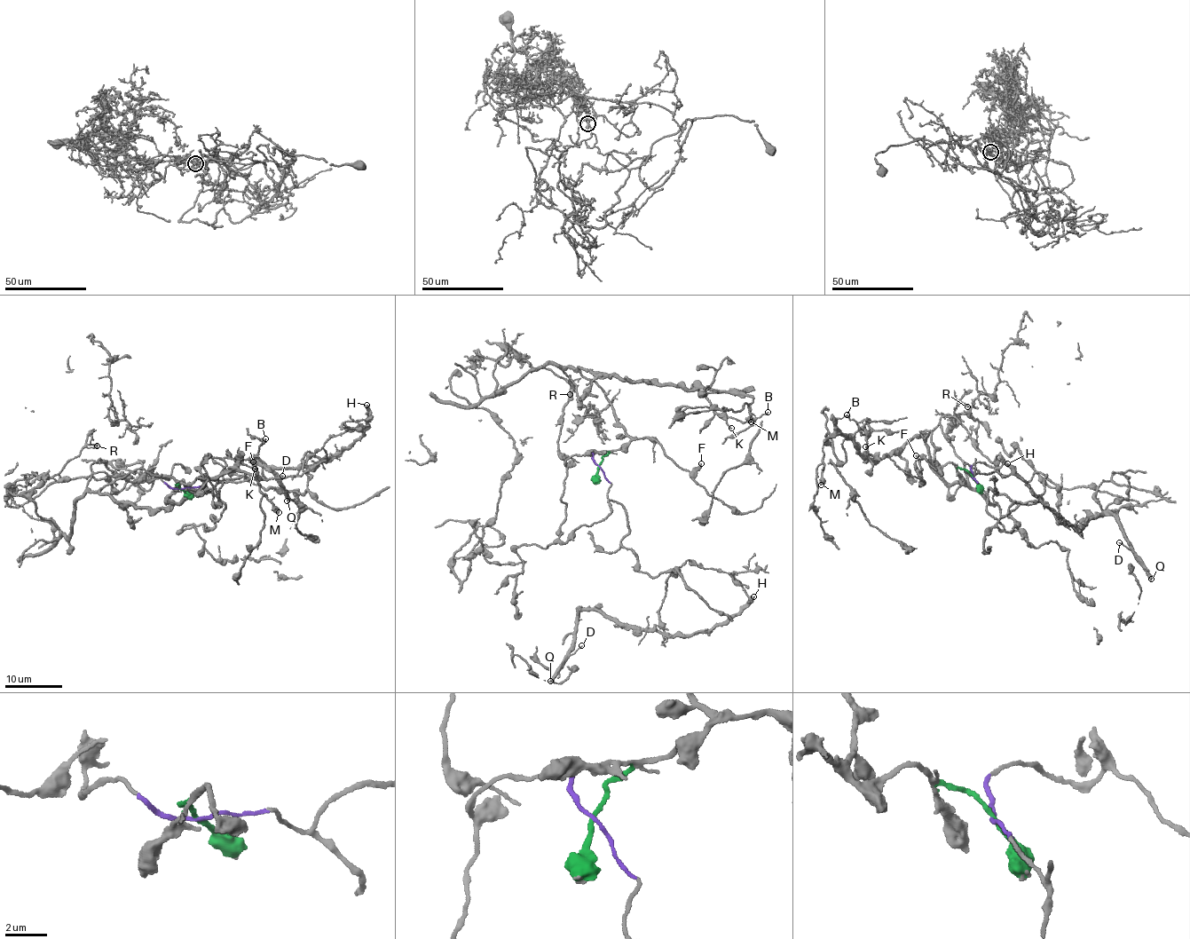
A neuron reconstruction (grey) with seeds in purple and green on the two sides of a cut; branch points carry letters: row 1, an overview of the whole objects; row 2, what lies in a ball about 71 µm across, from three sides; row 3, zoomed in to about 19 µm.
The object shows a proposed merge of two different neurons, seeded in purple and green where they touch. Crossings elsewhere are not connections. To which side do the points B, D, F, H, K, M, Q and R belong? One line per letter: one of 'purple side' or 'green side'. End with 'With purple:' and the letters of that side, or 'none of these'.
B: green side
D: purple side
F: green side
H: purple side
K: green side
M: green side
Q: purple side
R: green side
With purple: D, H, Q

